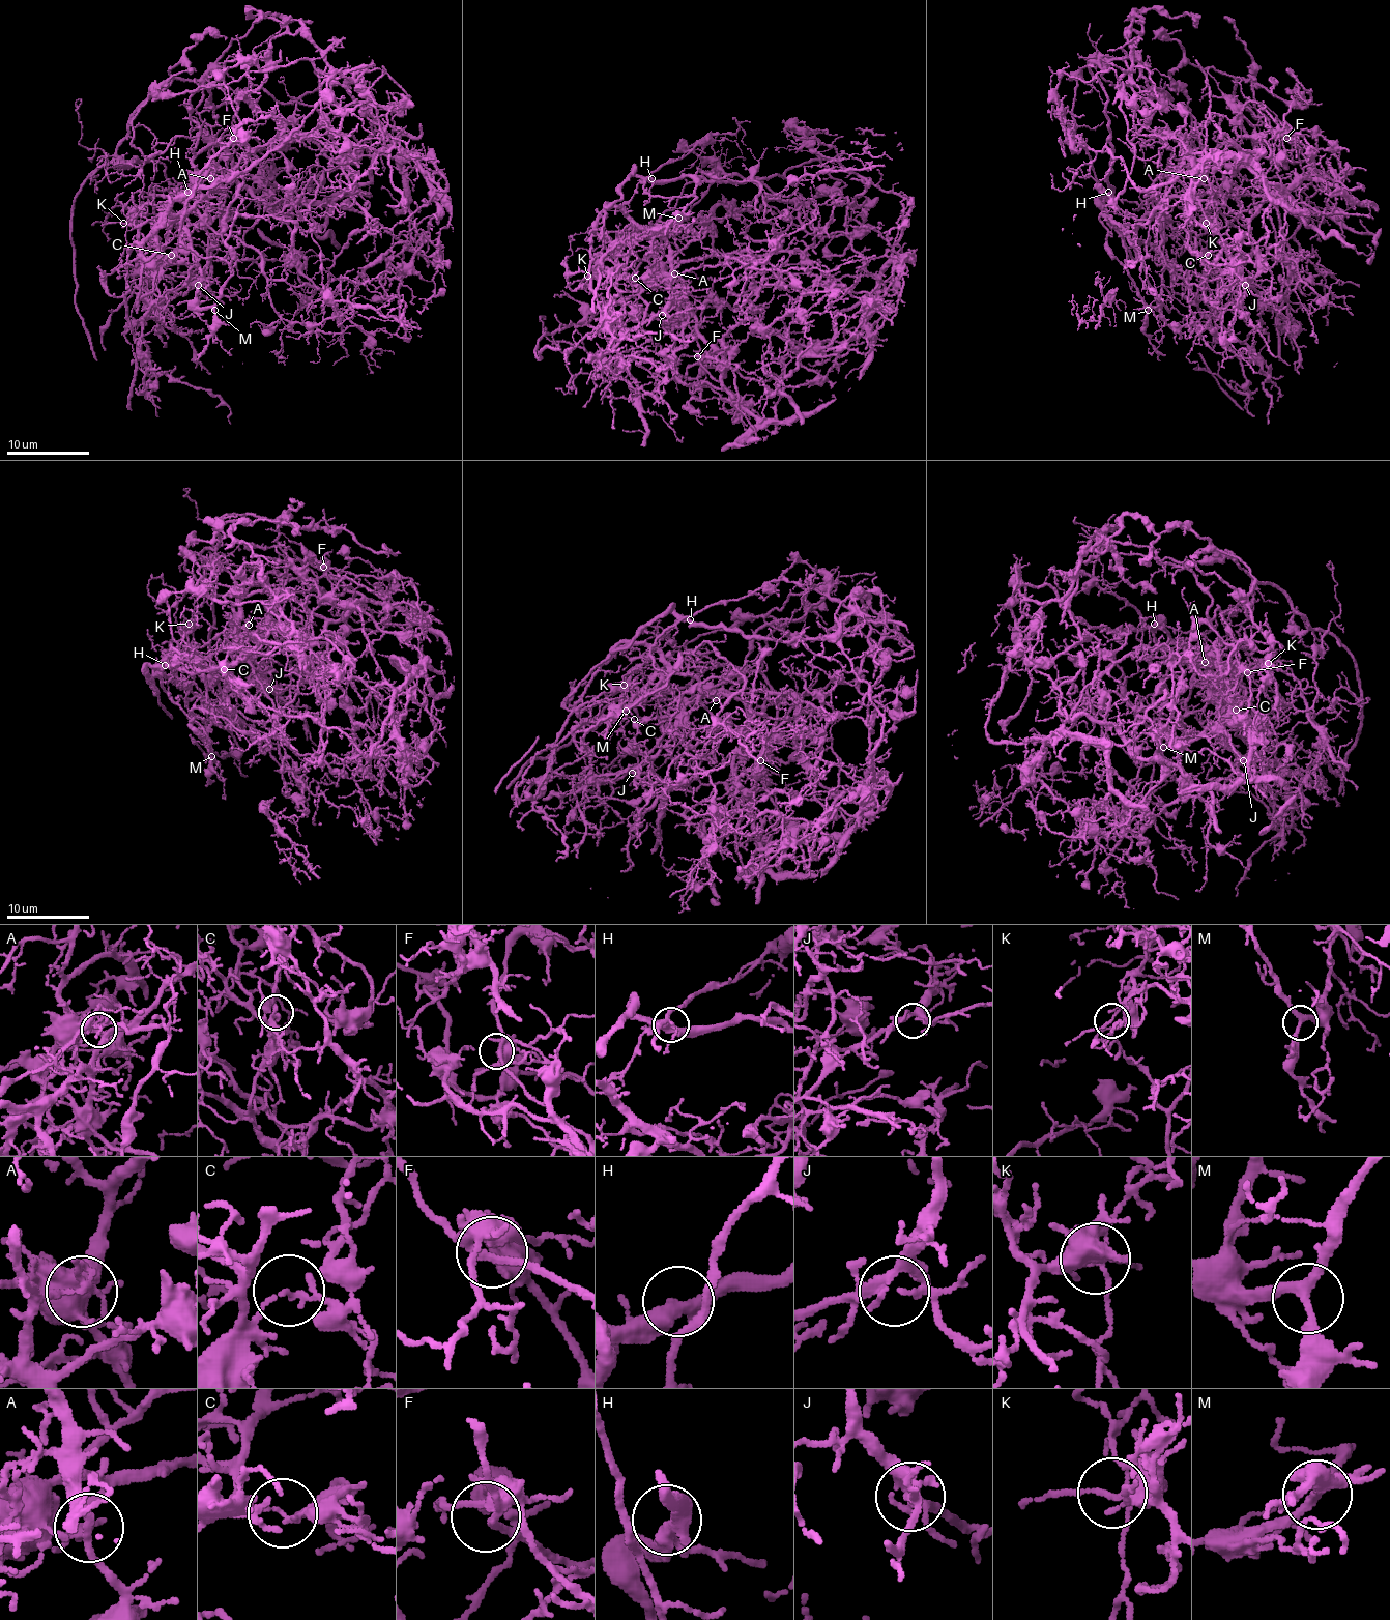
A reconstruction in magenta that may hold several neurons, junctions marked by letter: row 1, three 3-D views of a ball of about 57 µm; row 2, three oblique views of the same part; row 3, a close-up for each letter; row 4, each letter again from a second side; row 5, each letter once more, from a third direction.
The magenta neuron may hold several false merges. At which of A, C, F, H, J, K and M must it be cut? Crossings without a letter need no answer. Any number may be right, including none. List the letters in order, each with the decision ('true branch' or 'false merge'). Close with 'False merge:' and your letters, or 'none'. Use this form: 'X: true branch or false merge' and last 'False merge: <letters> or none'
A: false merge
C: false merge
F: true branch
H: true branch
J: true branch
K: true branch
M: true branch
False merge: A, C

